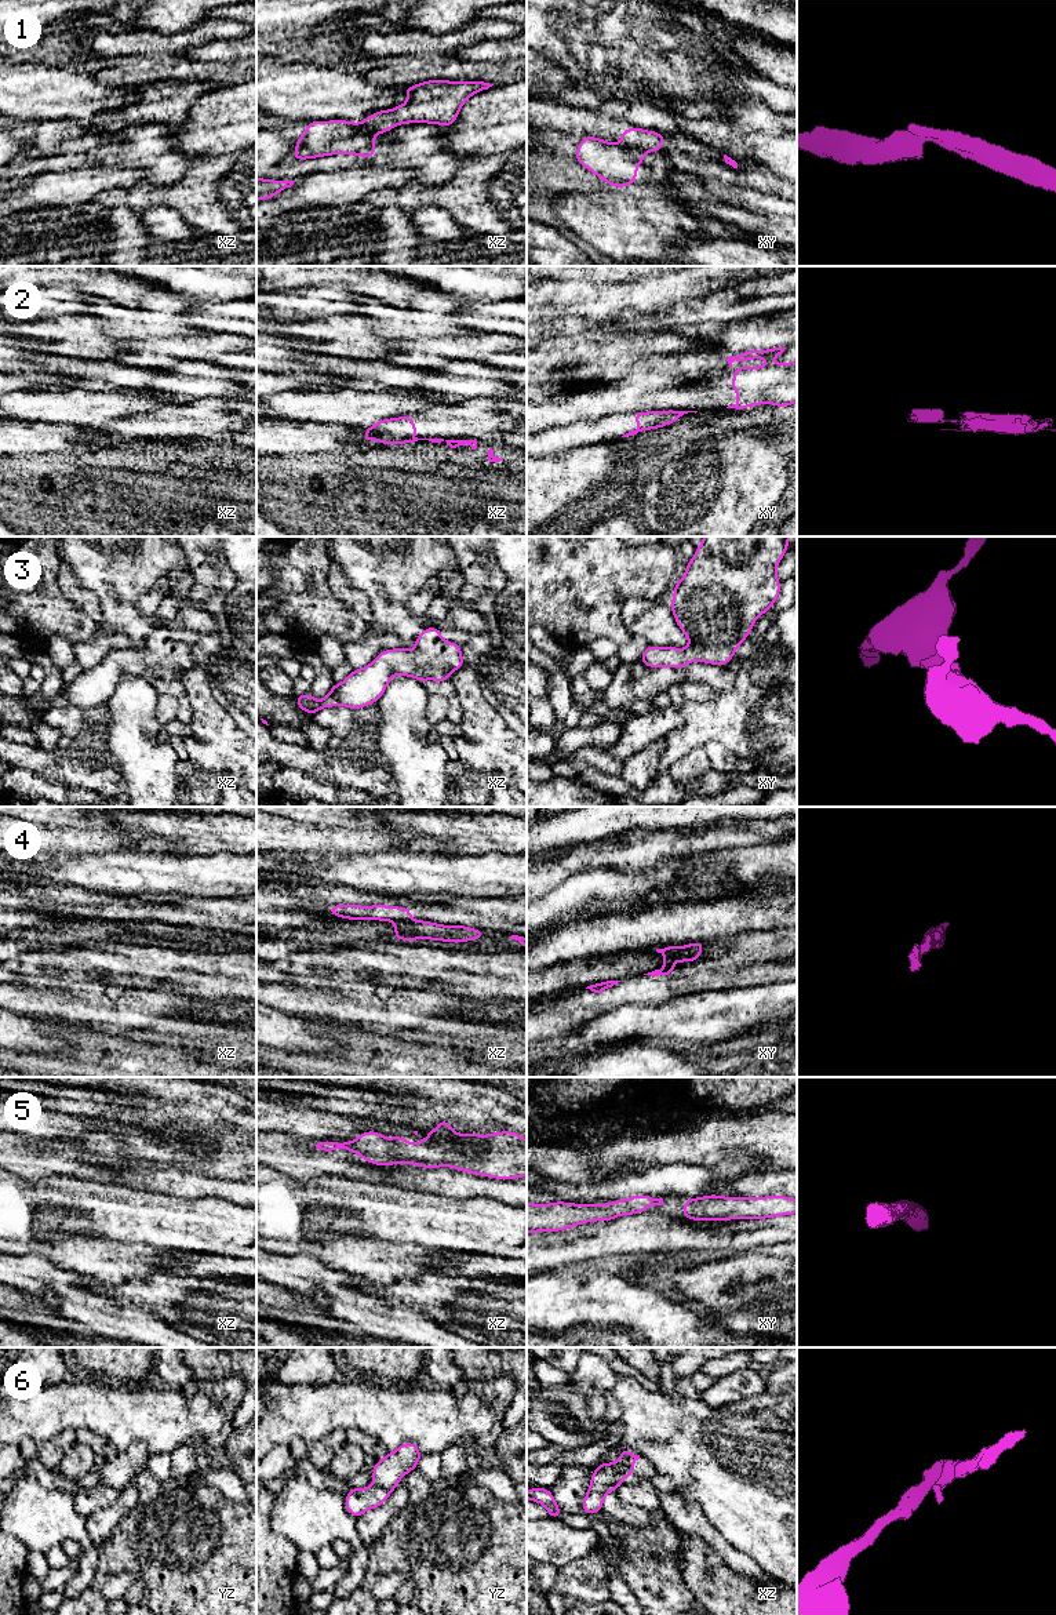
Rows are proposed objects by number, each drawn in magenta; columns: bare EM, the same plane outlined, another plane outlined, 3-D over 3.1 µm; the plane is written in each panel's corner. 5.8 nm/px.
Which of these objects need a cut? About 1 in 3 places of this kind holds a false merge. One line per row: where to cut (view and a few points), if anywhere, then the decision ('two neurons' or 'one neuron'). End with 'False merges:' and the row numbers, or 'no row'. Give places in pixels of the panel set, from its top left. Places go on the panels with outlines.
1: cut xy (625, 145), (640, 148), (644, 152); two neurons
2: cut xz (411, 436), (405, 440), (381, 442); two neurons
3: cut none; one neuron
4: cut xy (662, 949), (677, 960); two neurons
5: cut none; one neuron
6: cut xz (598, 1465), (614, 1468), (622, 1477); two neurons
False merges: 1, 2, 4, 6

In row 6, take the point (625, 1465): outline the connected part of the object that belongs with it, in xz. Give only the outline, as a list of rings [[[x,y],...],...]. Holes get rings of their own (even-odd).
[[[625,1448],[620,1450],[620,1458],[616,1462],[612,1463],[601,1463],[598,1466],[608,1466],[608,1467],[613,1467],[616,1469],[622,1477],[627,1477],[627,1476],[633,1476],[633,1467],[634,1467],[634,1462],[640,1459],[640,1455],[630,1455],[630,1450]]]

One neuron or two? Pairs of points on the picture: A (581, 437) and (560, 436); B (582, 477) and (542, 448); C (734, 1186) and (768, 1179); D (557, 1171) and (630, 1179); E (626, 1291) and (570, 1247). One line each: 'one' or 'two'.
A: one
B: two
C: one
D: two
E: two

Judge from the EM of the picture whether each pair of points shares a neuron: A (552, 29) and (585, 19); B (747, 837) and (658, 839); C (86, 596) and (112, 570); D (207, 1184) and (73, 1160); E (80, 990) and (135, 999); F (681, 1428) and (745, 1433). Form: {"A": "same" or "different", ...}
{"A": "same", "B": "same", "C": "different", "D": "same", "E": "same", "F": "same"}

